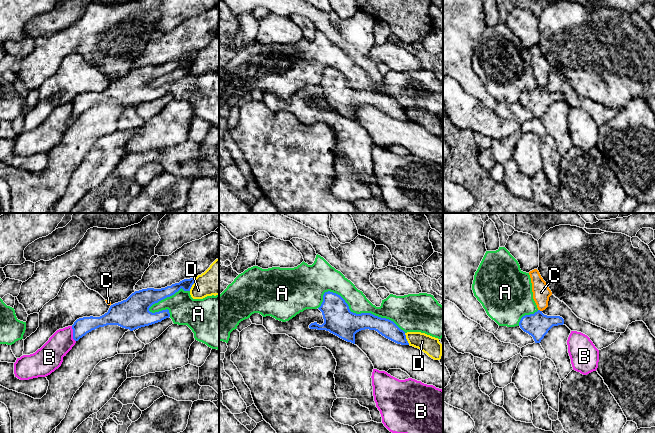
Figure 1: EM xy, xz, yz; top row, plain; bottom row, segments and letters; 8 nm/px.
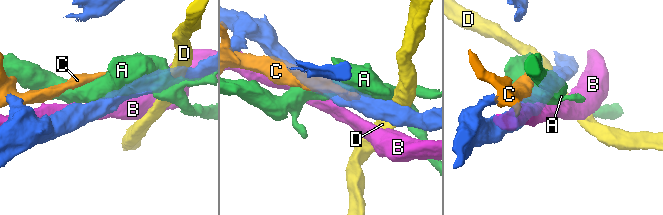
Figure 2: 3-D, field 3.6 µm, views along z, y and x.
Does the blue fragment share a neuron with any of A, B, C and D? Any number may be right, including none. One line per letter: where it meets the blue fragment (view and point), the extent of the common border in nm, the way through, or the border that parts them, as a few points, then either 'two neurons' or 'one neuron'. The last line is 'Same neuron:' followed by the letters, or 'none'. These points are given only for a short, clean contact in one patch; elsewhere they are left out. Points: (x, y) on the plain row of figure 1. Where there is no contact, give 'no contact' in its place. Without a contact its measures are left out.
A: xz (362, 89) | 750 nm | two neurons
B: xy (73, 110) | 130 nm | two neurons
C: yz (539, 86) | 40 nm | two neurons
D: xy (192, 60) | 120 nm | two neurons
Same neuron: none

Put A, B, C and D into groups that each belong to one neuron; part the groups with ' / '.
A / B / C / D

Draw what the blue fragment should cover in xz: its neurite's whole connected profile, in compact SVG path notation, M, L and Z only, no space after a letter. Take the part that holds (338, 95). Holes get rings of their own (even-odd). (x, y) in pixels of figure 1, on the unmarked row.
M325 68L323 78L318 84L324 99L309 101L310 105L326 106L339 114L355 120L355 110L361 106L375 106L385 114L401 121L409 121L405 108L393 97L371 89L356 90L350 87L348 80L338 70Z

